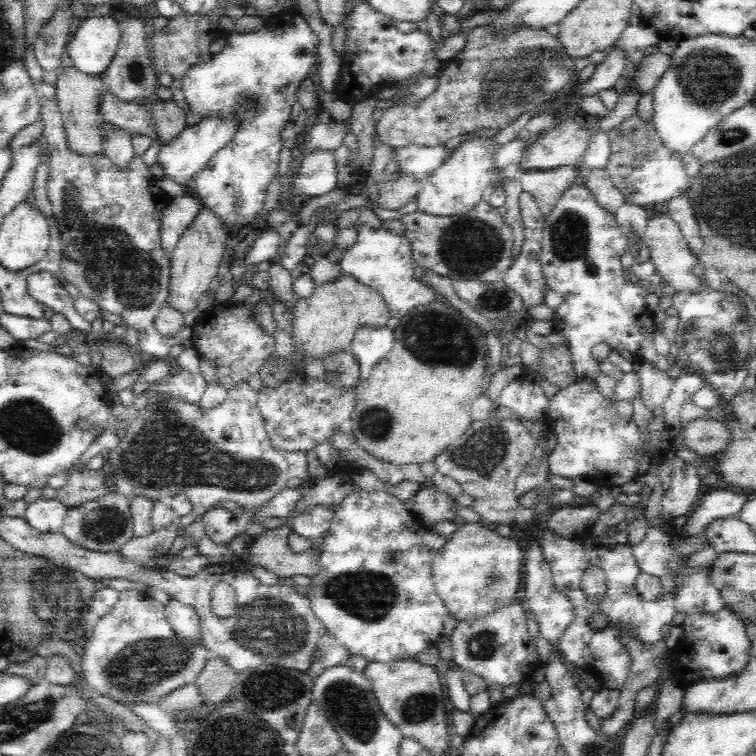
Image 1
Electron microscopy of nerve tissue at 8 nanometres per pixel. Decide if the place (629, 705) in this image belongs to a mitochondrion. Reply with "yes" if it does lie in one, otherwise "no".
no

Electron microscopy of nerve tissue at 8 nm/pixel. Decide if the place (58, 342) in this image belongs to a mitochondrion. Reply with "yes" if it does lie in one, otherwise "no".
no

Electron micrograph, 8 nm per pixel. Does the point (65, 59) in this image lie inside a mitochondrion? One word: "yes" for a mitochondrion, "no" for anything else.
no

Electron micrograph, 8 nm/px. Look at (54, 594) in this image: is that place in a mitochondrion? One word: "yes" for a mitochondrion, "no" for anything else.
yes

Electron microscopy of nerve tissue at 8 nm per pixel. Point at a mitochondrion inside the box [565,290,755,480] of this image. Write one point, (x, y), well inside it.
(715, 338)

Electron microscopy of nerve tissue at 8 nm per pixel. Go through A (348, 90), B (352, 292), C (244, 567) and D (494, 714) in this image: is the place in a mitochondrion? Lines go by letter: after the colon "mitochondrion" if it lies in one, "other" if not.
A: other
B: other
C: other
D: other

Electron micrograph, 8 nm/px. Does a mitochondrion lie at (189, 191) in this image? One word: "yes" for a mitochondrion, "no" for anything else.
no

